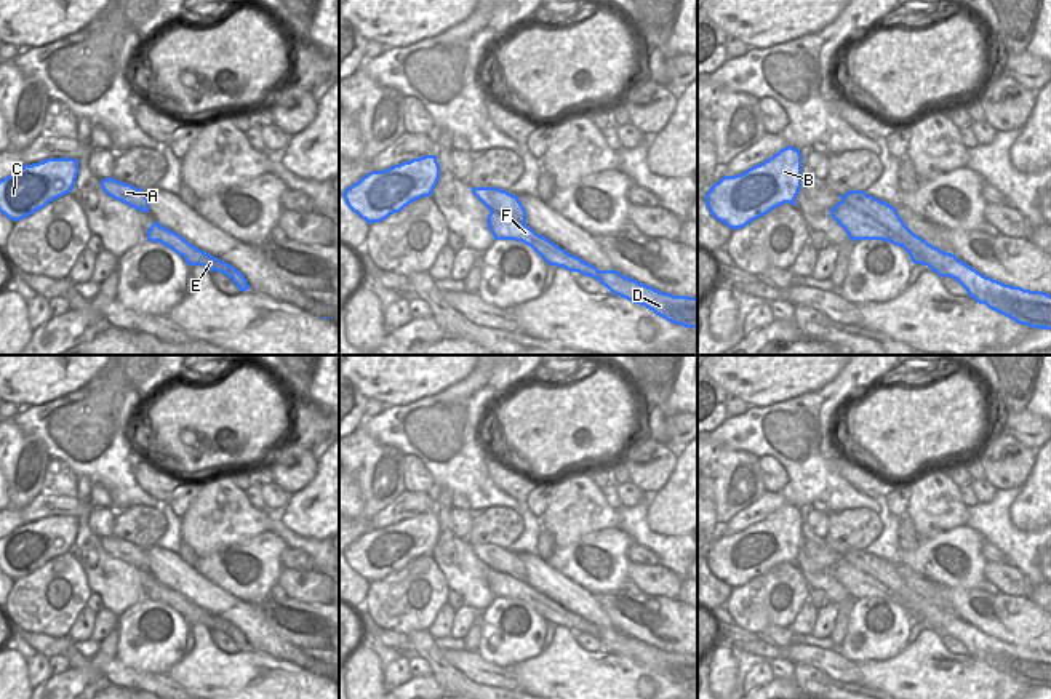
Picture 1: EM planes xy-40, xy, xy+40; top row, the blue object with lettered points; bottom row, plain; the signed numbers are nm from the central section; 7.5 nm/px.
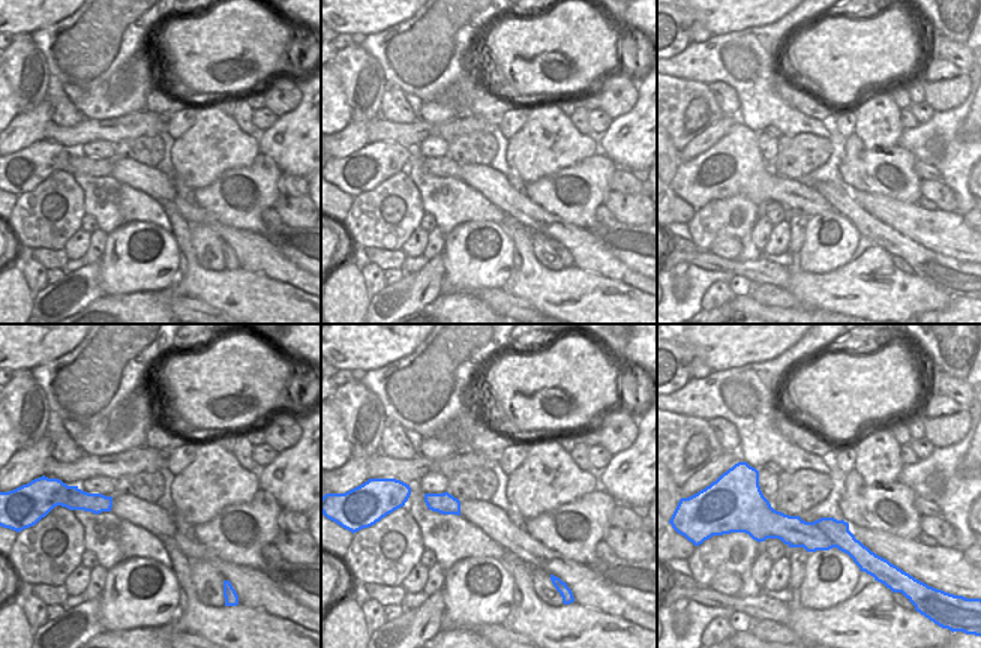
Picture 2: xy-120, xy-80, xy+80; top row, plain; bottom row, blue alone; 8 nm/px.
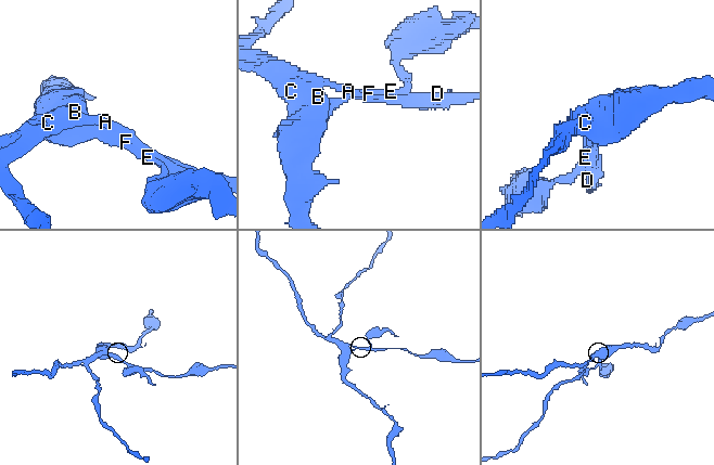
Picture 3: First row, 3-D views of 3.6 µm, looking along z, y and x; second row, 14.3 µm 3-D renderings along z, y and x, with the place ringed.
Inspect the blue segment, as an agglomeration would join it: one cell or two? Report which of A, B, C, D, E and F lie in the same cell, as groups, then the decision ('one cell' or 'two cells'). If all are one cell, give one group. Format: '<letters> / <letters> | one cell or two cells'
A D / B C E F | two cells

